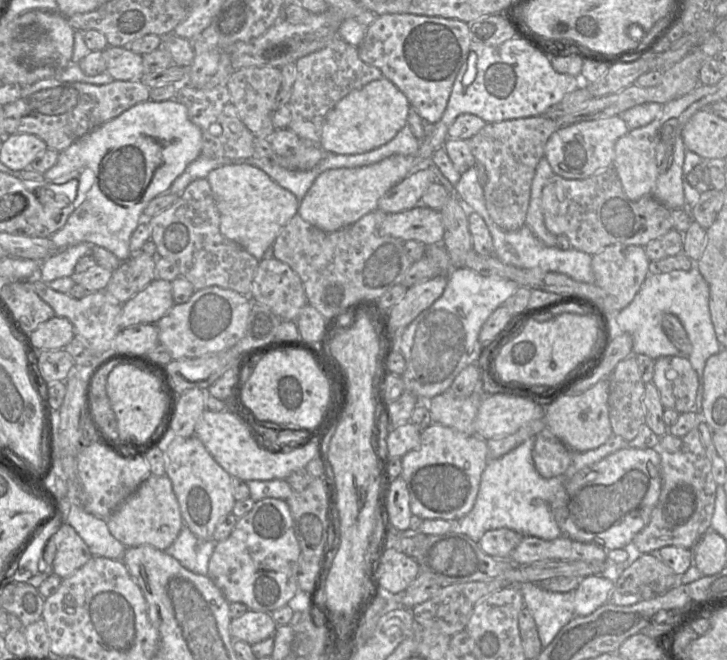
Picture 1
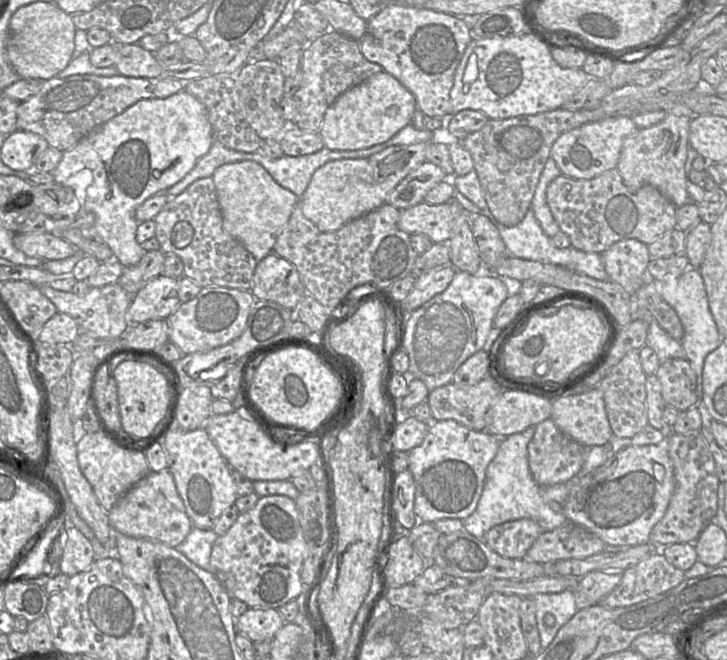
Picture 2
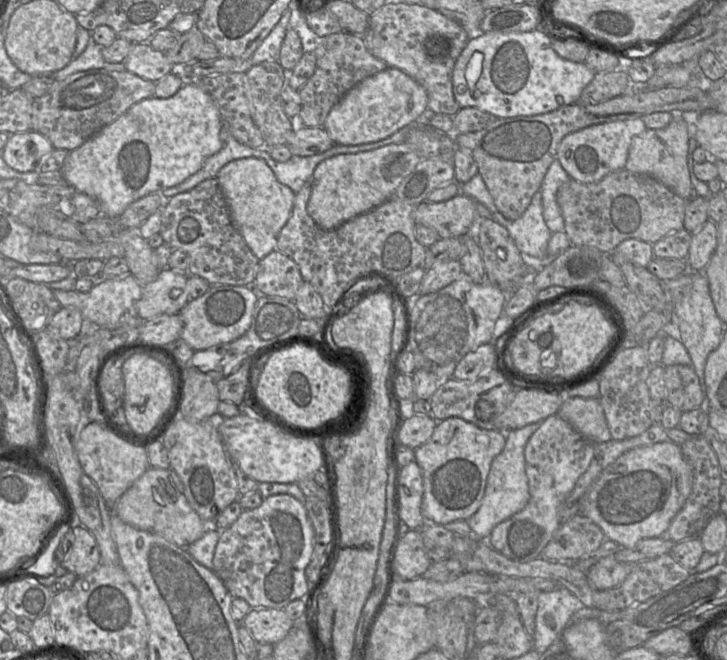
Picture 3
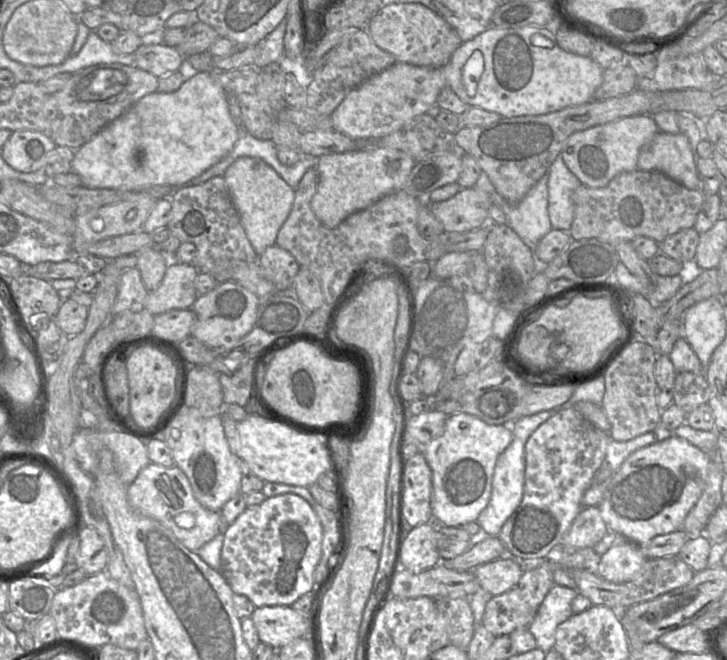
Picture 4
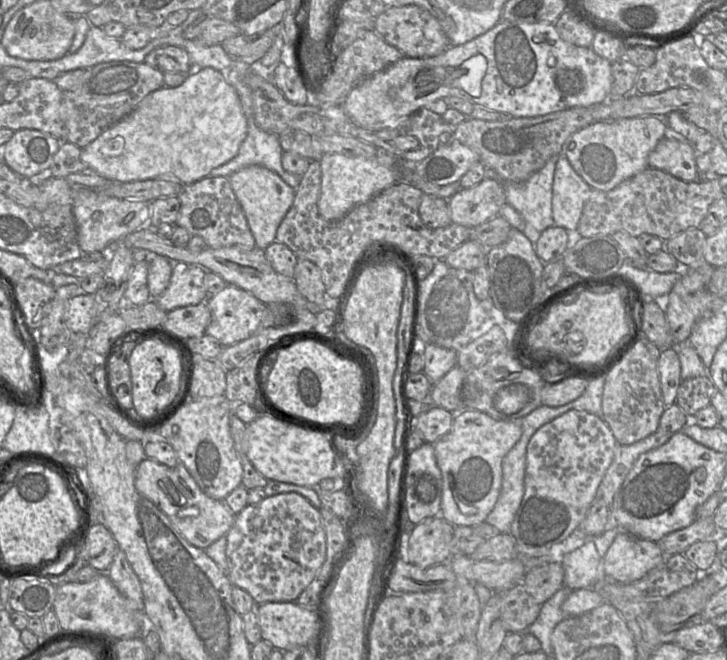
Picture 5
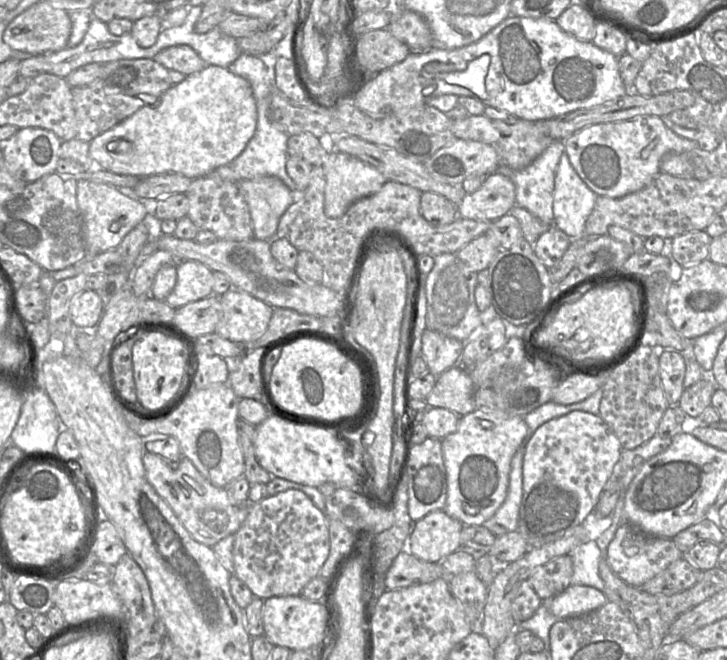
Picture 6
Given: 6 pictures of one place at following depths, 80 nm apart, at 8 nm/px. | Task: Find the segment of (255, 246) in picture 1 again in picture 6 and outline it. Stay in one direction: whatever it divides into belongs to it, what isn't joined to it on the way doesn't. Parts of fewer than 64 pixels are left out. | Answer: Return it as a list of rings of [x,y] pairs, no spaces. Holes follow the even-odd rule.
[[[260,176],[236,183],[249,208],[254,238],[267,241],[275,238],[279,220],[296,199],[296,193],[275,176]]]

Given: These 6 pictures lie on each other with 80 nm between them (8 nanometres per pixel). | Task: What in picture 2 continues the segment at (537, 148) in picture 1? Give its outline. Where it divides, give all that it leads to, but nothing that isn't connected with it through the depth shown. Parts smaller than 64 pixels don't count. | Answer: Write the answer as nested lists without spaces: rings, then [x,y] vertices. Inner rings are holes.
[[[602,108],[552,111],[520,115],[506,119],[490,119],[480,130],[469,134],[461,143],[474,161],[488,208],[501,224],[513,227],[525,217],[551,148],[557,138],[584,124],[606,119]]]

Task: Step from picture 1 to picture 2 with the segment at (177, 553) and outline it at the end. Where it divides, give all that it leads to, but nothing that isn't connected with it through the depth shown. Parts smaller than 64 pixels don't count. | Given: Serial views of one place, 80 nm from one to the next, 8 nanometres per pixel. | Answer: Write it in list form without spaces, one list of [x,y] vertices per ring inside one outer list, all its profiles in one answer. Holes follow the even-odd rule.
[[[192,528],[186,539],[175,548],[200,568],[209,570],[212,548],[217,538],[212,529]]]

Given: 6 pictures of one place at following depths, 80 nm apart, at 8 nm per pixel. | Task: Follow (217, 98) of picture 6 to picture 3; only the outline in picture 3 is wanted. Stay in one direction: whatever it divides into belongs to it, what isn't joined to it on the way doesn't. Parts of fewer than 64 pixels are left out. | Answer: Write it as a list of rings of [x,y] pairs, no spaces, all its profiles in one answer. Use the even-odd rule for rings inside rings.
[[[193,82],[184,84],[171,97],[159,98],[156,96],[152,96],[132,105],[124,114],[122,114],[112,123],[104,126],[102,129],[97,131],[80,147],[70,151],[60,171],[65,180],[67,181],[68,185],[73,186],[78,191],[88,195],[89,197],[95,199],[98,202],[101,208],[102,215],[105,215],[110,218],[115,218],[121,215],[129,204],[138,200],[139,198],[151,193],[160,192],[162,189],[180,184],[184,180],[189,178],[191,175],[196,173],[202,167],[204,161],[208,157],[217,153],[223,147],[223,142],[220,138],[220,130],[222,126],[223,122],[220,116],[219,109],[212,97]]]

